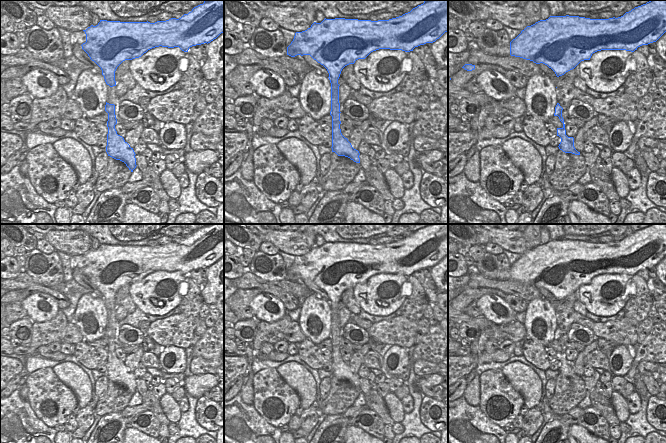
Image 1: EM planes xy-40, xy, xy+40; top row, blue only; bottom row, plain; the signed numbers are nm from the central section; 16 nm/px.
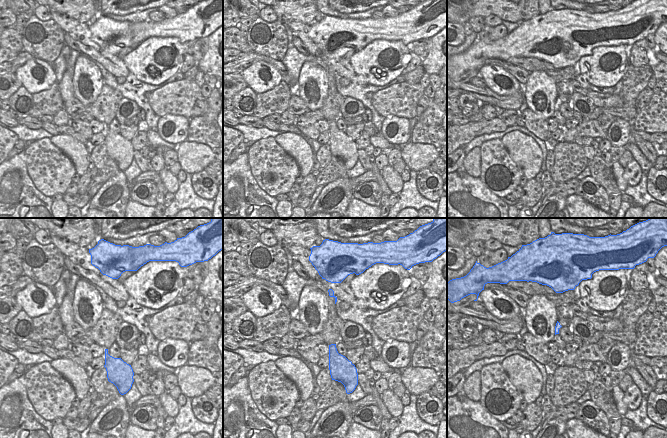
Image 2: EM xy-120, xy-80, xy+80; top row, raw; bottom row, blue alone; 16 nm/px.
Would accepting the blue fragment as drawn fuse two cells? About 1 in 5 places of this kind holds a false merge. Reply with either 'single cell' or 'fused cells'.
single cell

